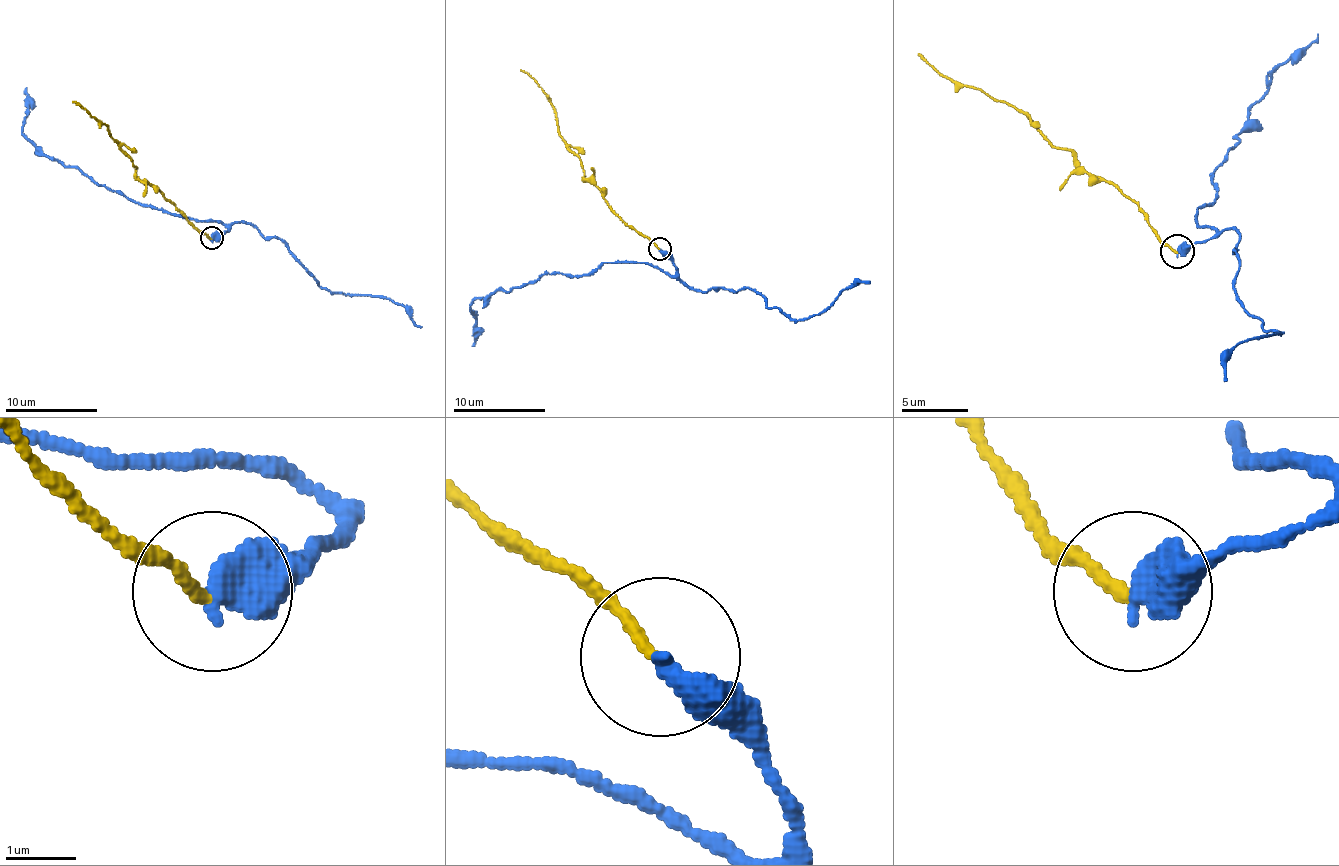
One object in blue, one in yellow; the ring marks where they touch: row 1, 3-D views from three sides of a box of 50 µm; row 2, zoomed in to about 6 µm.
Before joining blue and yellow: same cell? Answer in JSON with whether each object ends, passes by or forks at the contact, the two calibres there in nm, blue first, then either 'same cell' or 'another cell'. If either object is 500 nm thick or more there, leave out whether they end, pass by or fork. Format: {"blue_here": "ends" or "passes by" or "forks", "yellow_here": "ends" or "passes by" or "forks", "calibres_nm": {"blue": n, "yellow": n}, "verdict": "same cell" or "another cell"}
{"calibres_nm": {"blue": 500, "yellow": 160}, "verdict": "another cell"}

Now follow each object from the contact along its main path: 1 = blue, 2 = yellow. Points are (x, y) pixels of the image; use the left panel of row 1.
1: (211, 237), (224, 232), (224, 225), (155, 209), (42, 154), (23, 133), (26, 87)
2: (211, 237), (150, 186), (102, 124), (72, 101)

